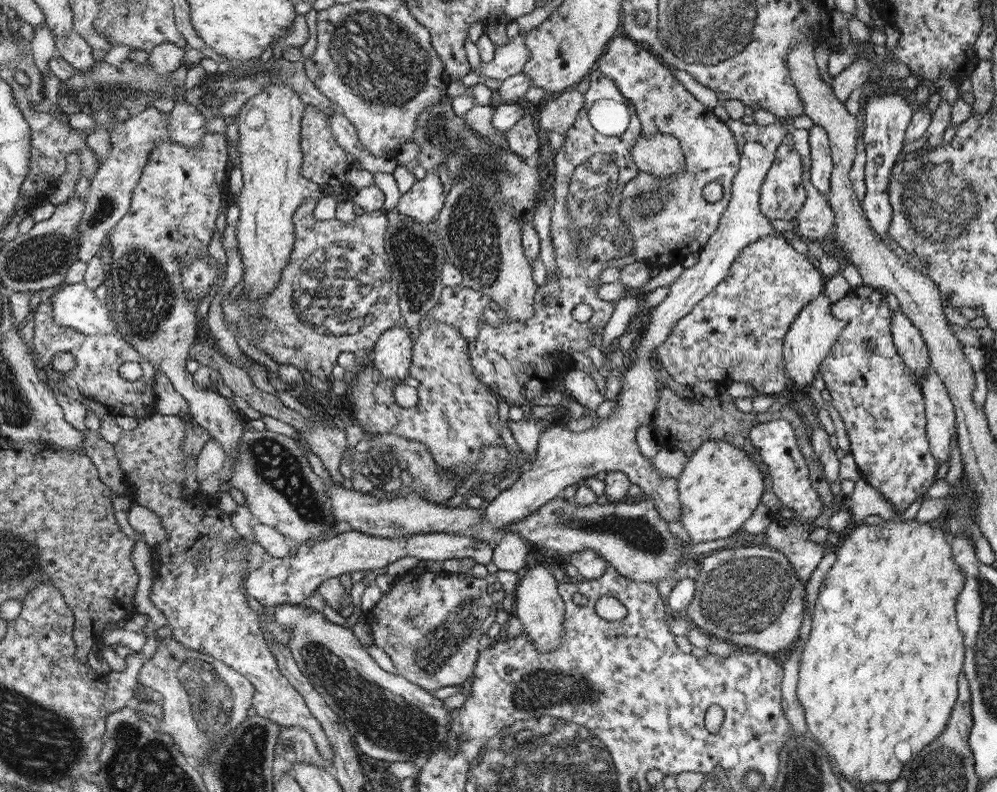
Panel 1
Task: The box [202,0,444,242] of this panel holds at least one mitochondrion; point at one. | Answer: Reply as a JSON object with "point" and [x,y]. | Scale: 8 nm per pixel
{"point":[375,60]}

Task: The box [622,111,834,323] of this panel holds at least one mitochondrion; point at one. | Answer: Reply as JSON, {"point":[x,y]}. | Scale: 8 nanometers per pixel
{"point":[657,196]}

